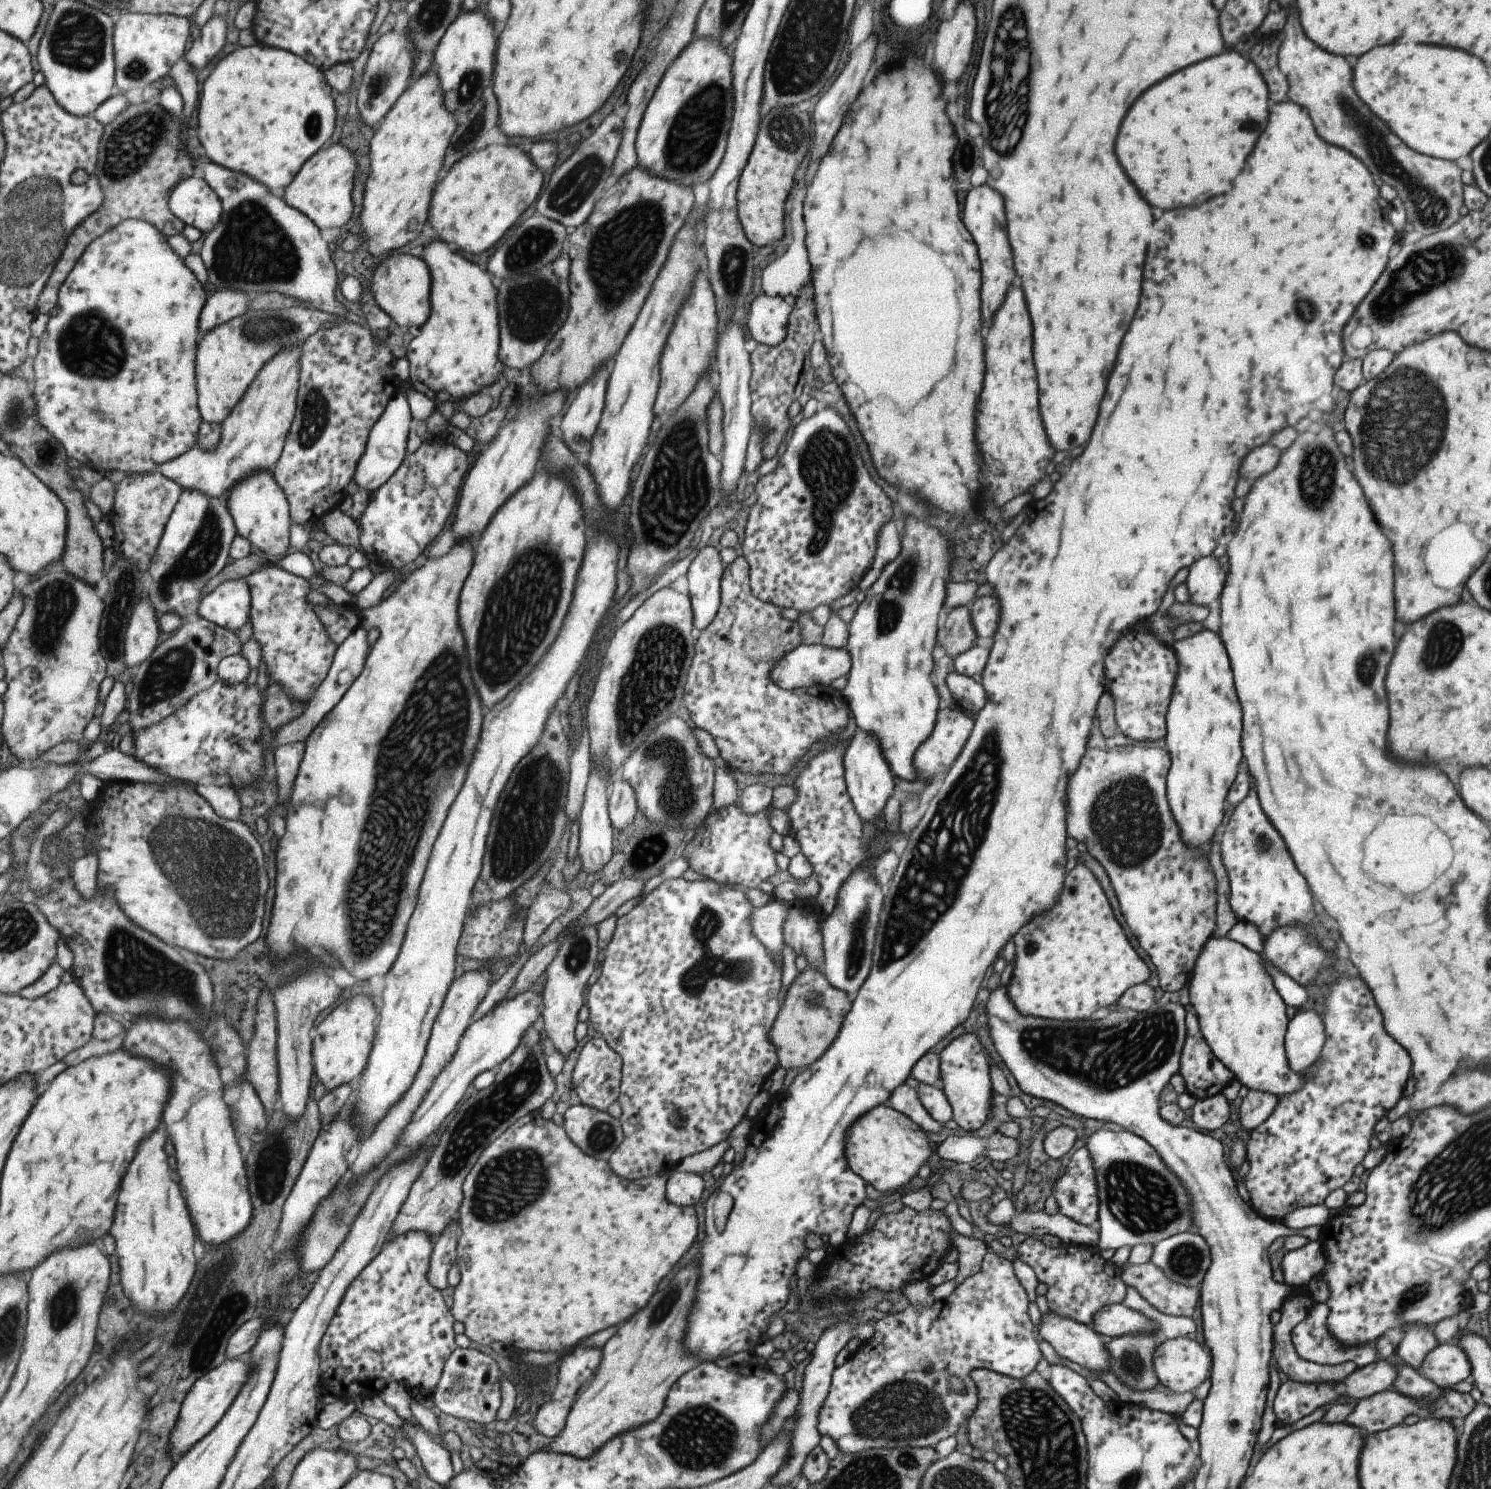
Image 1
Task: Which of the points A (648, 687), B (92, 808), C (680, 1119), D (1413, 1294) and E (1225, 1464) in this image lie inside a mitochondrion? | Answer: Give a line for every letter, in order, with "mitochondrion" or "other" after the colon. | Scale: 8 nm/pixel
A: mitochondrion
B: other
C: other
D: mitochondrion
E: other

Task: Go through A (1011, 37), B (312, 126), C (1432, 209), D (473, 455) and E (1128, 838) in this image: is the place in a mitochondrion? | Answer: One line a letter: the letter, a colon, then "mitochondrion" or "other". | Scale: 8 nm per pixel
A: mitochondrion
B: mitochondrion
C: mitochondrion
D: other
E: mitochondrion

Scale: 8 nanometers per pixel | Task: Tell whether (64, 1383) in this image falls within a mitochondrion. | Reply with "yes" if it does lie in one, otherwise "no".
no

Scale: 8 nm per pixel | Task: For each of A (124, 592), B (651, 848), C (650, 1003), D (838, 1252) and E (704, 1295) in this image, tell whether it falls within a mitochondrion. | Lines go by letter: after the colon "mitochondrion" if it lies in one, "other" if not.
A: mitochondrion
B: mitochondrion
C: other
D: other
E: other

